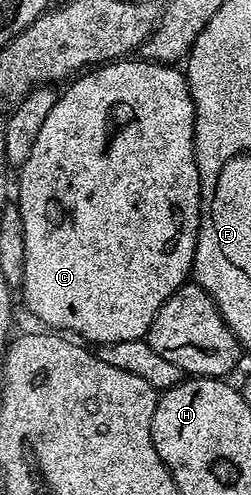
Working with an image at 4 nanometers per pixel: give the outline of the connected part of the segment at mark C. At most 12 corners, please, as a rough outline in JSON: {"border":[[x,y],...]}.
{"border":[[176,65],[59,92],[18,171],[24,303],[144,339],[189,282],[196,114]]}

